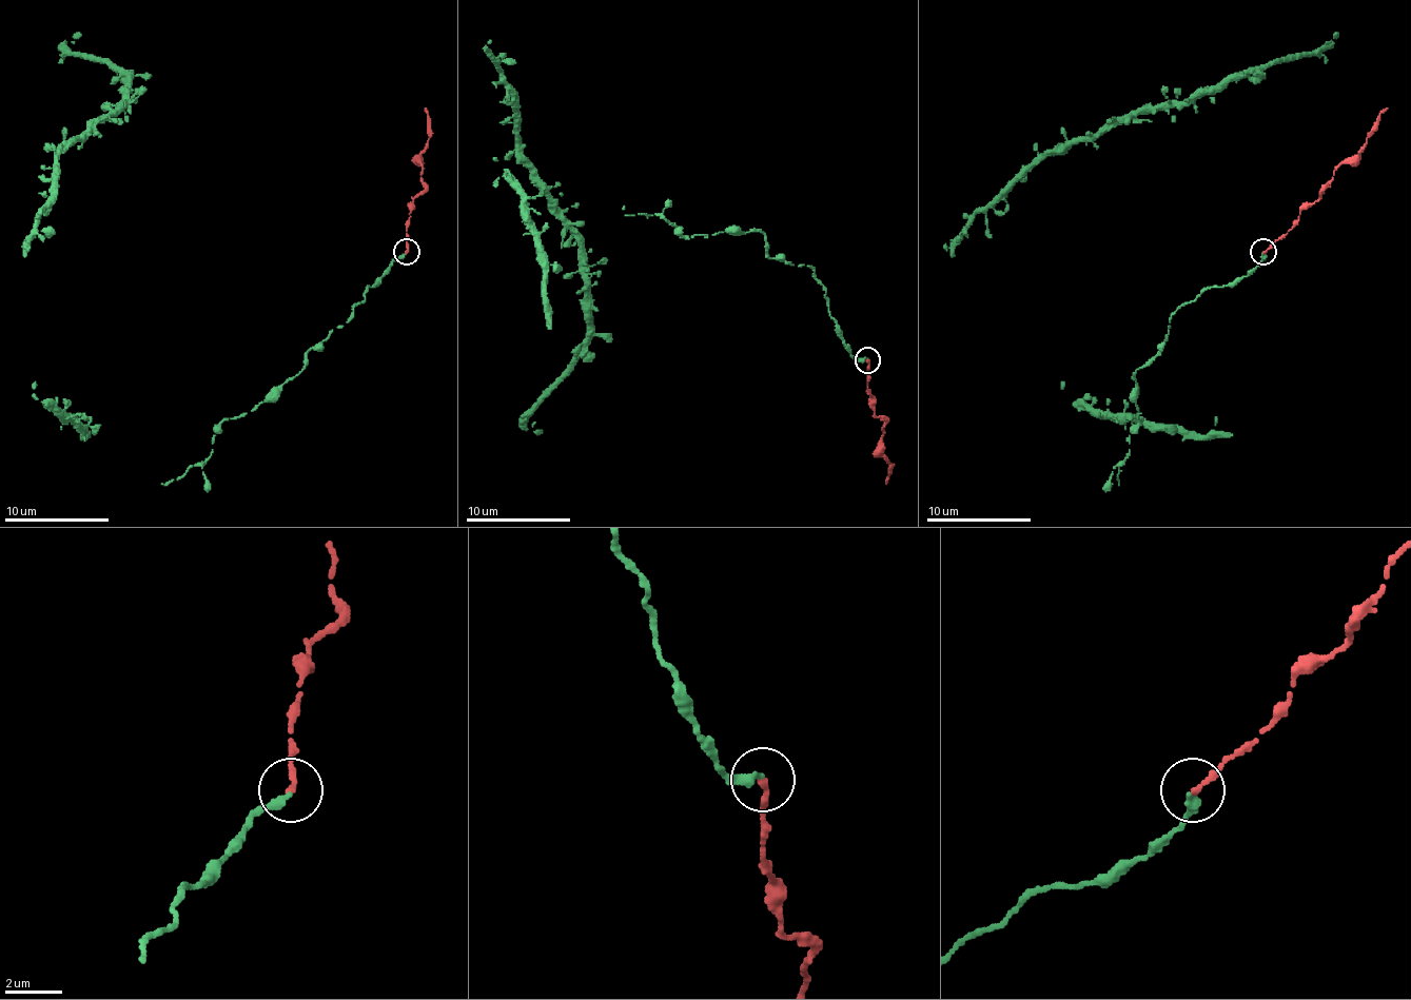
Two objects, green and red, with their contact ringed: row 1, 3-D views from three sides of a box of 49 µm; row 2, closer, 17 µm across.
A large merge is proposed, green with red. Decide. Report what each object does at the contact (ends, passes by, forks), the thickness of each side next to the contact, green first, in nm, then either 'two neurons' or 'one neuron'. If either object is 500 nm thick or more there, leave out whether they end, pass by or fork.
green ends | red ends | 320/240 nm | one neuron

